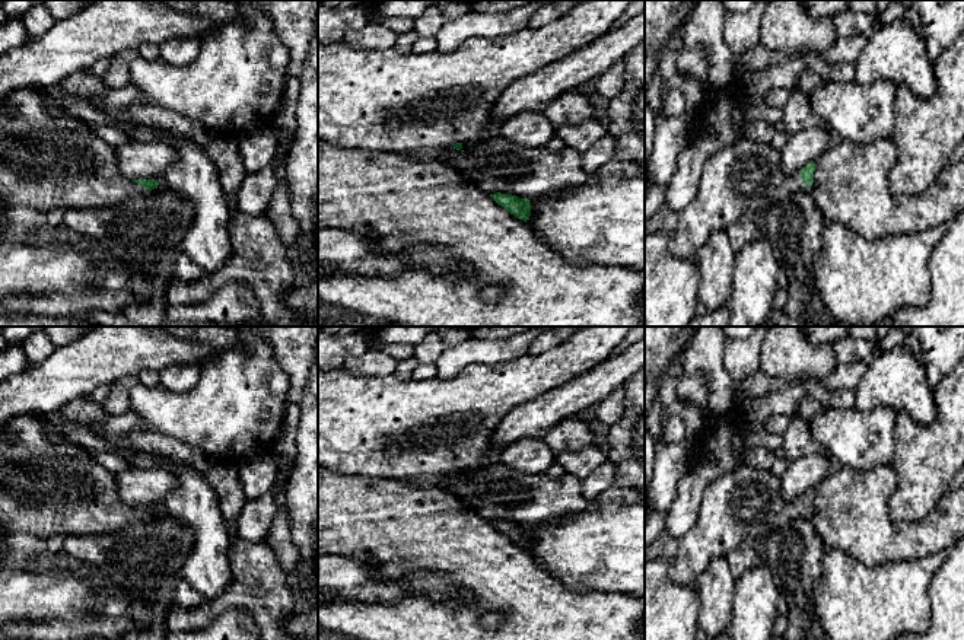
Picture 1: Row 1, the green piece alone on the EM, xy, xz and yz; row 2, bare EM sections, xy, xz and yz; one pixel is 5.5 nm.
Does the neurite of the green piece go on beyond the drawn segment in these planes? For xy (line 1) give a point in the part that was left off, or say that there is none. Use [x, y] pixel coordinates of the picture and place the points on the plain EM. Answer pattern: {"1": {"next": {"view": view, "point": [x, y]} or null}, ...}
{"1": {"next": {"view": "xy", "point": [48, 486]}}}

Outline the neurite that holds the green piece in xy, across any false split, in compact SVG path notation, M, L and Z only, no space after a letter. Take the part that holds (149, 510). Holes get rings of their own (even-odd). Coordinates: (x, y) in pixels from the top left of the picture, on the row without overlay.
M23 414L0 432L0 532L53 535L102 535L144 522L158 515L155 506L123 502L114 474L99 465L85 448L63 433L50 433L45 417Z

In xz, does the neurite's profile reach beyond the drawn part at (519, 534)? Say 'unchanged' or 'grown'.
unchanged

